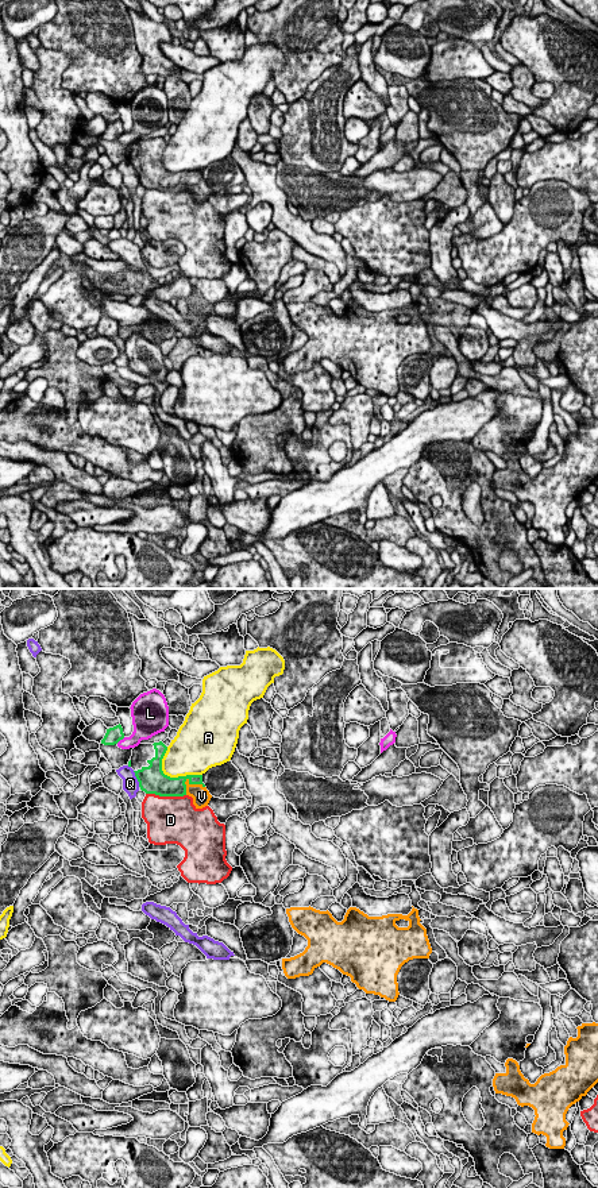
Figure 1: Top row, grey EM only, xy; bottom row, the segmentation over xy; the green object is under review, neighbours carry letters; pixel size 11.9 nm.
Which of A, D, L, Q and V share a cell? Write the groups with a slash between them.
A / D / L / Q / V

